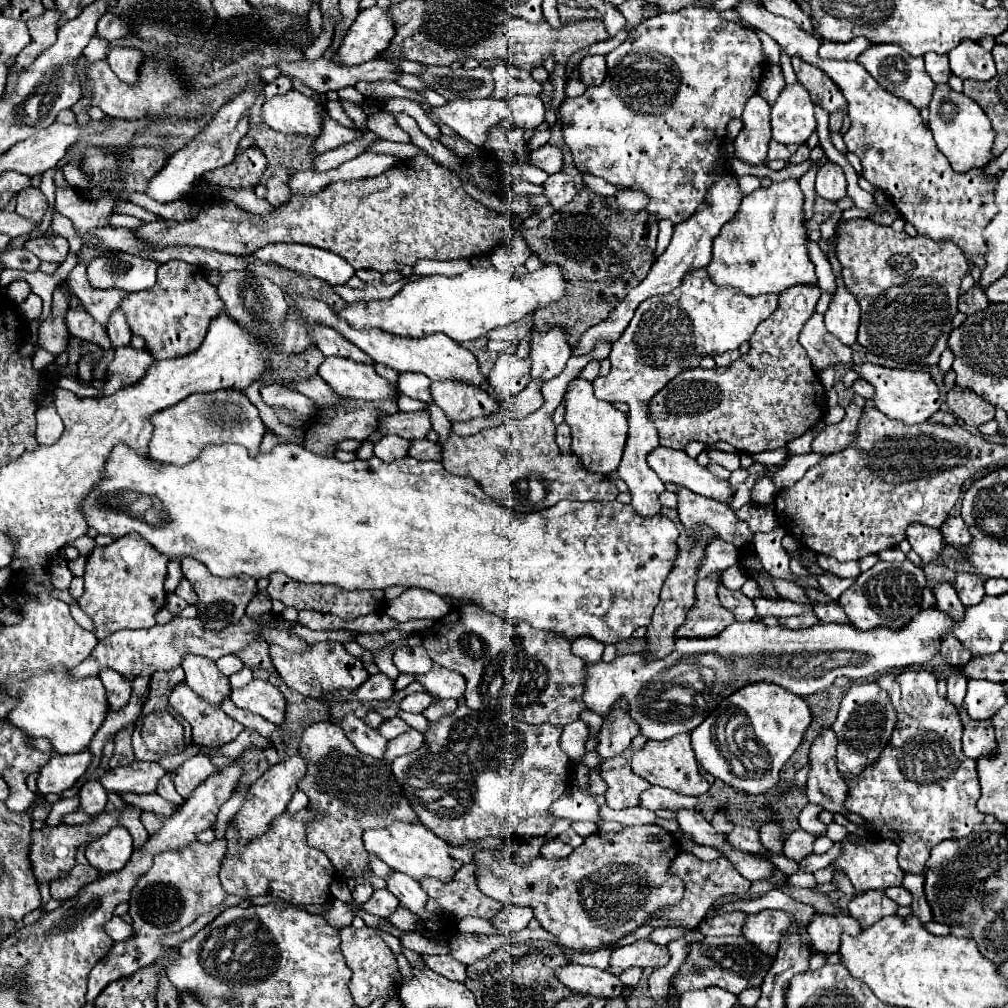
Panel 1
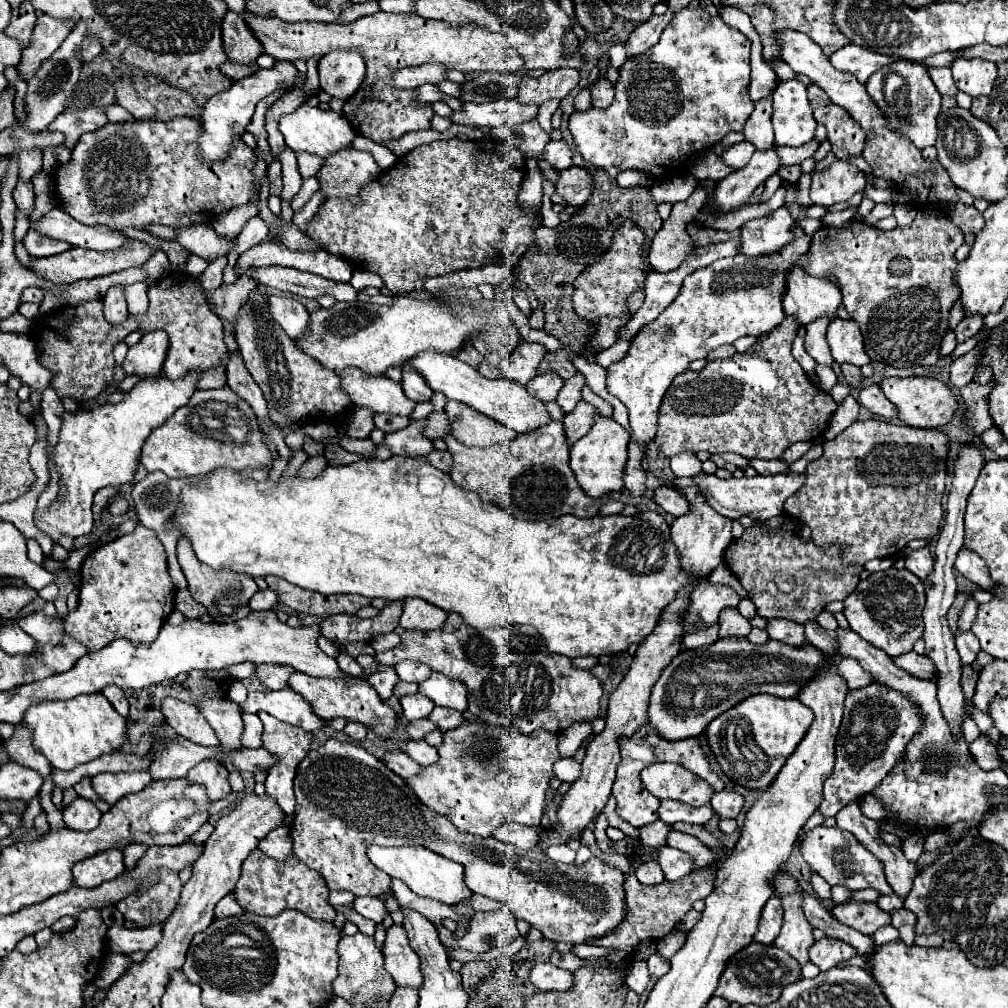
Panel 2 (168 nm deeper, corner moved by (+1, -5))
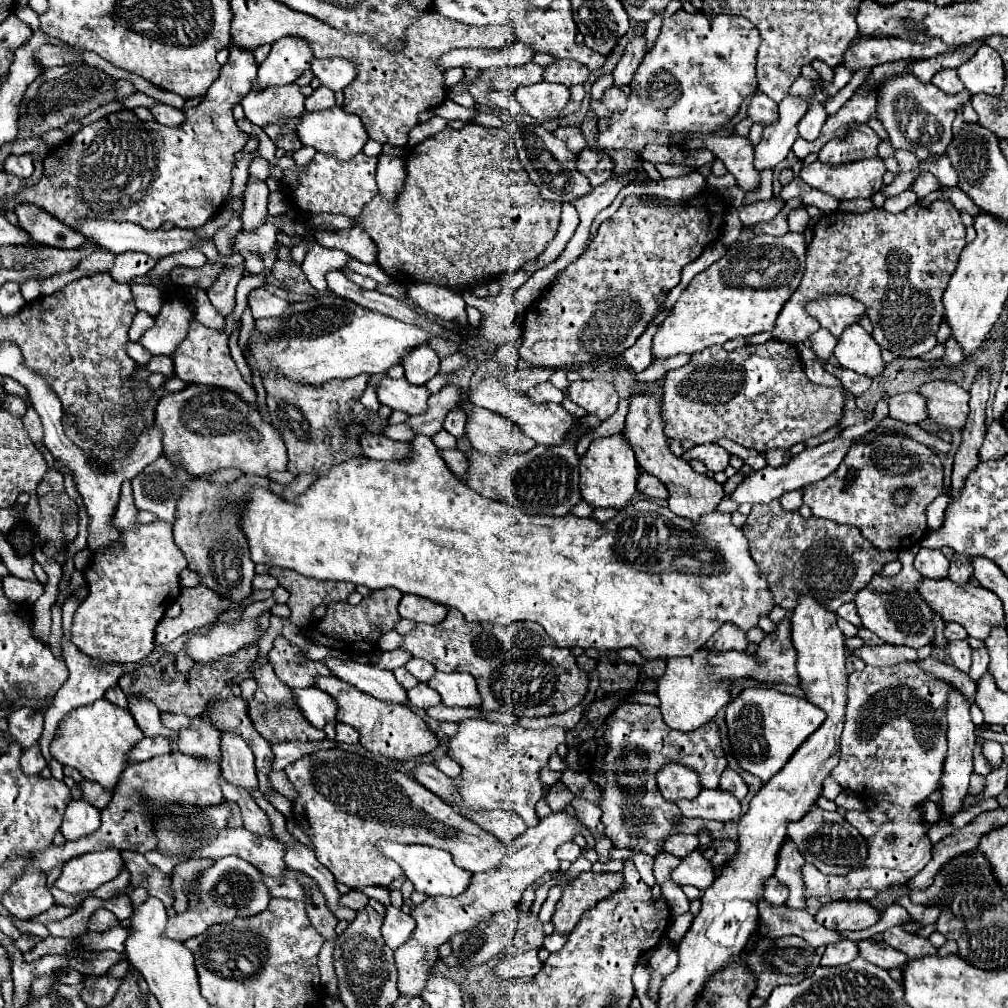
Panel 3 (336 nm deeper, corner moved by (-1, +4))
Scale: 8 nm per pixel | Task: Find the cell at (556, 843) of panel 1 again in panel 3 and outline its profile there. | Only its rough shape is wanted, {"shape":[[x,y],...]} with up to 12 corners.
{"shape":[[569,841],[559,847],[557,857],[577,861],[581,849],[577,843]]}

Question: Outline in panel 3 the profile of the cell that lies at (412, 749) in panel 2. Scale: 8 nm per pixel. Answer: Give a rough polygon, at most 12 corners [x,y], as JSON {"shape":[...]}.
{"shape":[[451,757],[439,759],[437,765],[447,777],[457,779],[459,767]]}

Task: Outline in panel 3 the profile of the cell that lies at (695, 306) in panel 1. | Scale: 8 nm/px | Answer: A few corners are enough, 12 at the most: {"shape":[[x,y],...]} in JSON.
{"shape":[[757,235],[699,273],[653,337],[693,355],[773,331],[805,235]]}

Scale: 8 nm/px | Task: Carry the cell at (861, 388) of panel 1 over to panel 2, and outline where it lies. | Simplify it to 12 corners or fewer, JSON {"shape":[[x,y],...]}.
{"shape":[[877,384],[865,386],[859,396],[869,412],[895,418],[897,410]]}

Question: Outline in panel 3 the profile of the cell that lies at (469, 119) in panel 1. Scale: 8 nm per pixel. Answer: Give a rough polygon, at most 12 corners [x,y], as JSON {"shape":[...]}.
{"shape":[[541,81],[515,97],[537,123],[559,119],[569,87]]}

